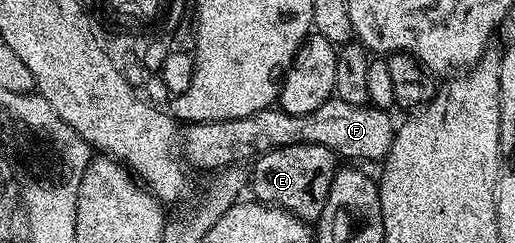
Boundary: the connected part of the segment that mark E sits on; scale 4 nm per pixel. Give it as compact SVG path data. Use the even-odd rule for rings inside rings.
M300 143L280 147L266 155L258 155L252 167L251 191L253 187L252 198L256 202L267 207L278 207L297 219L315 221L323 213L331 181L339 170L339 159L331 149L323 145Z

